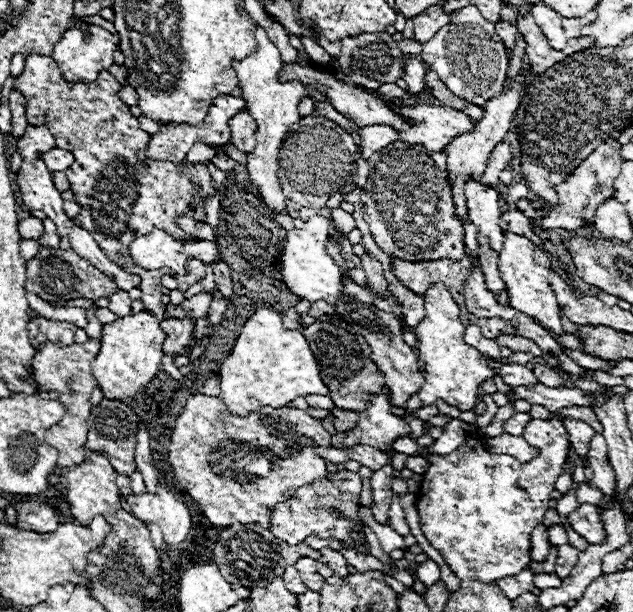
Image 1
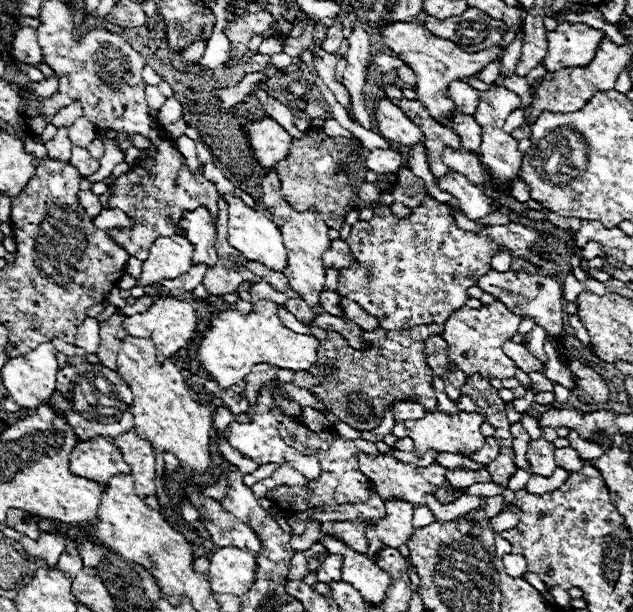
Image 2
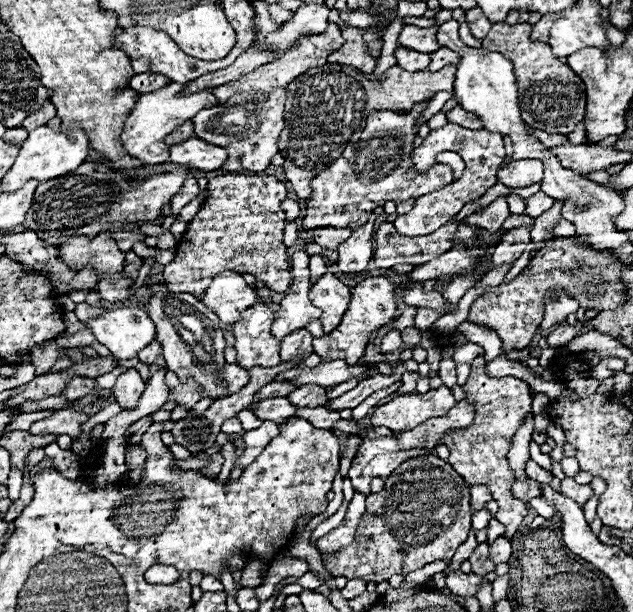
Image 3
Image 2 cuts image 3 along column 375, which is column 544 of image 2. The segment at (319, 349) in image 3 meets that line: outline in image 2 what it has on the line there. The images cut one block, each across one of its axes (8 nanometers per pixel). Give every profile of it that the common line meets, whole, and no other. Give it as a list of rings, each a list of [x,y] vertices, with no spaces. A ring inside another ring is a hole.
[[[492,270],[480,278],[478,288],[486,294],[492,294],[502,304],[508,304],[508,308],[512,308],[512,312],[516,312],[520,318],[532,318],[538,326],[542,326],[546,330],[546,334],[552,340],[560,340],[566,336],[566,328],[564,328],[566,300],[562,298],[562,286],[556,280],[552,280],[548,276],[530,276],[526,272]]]

